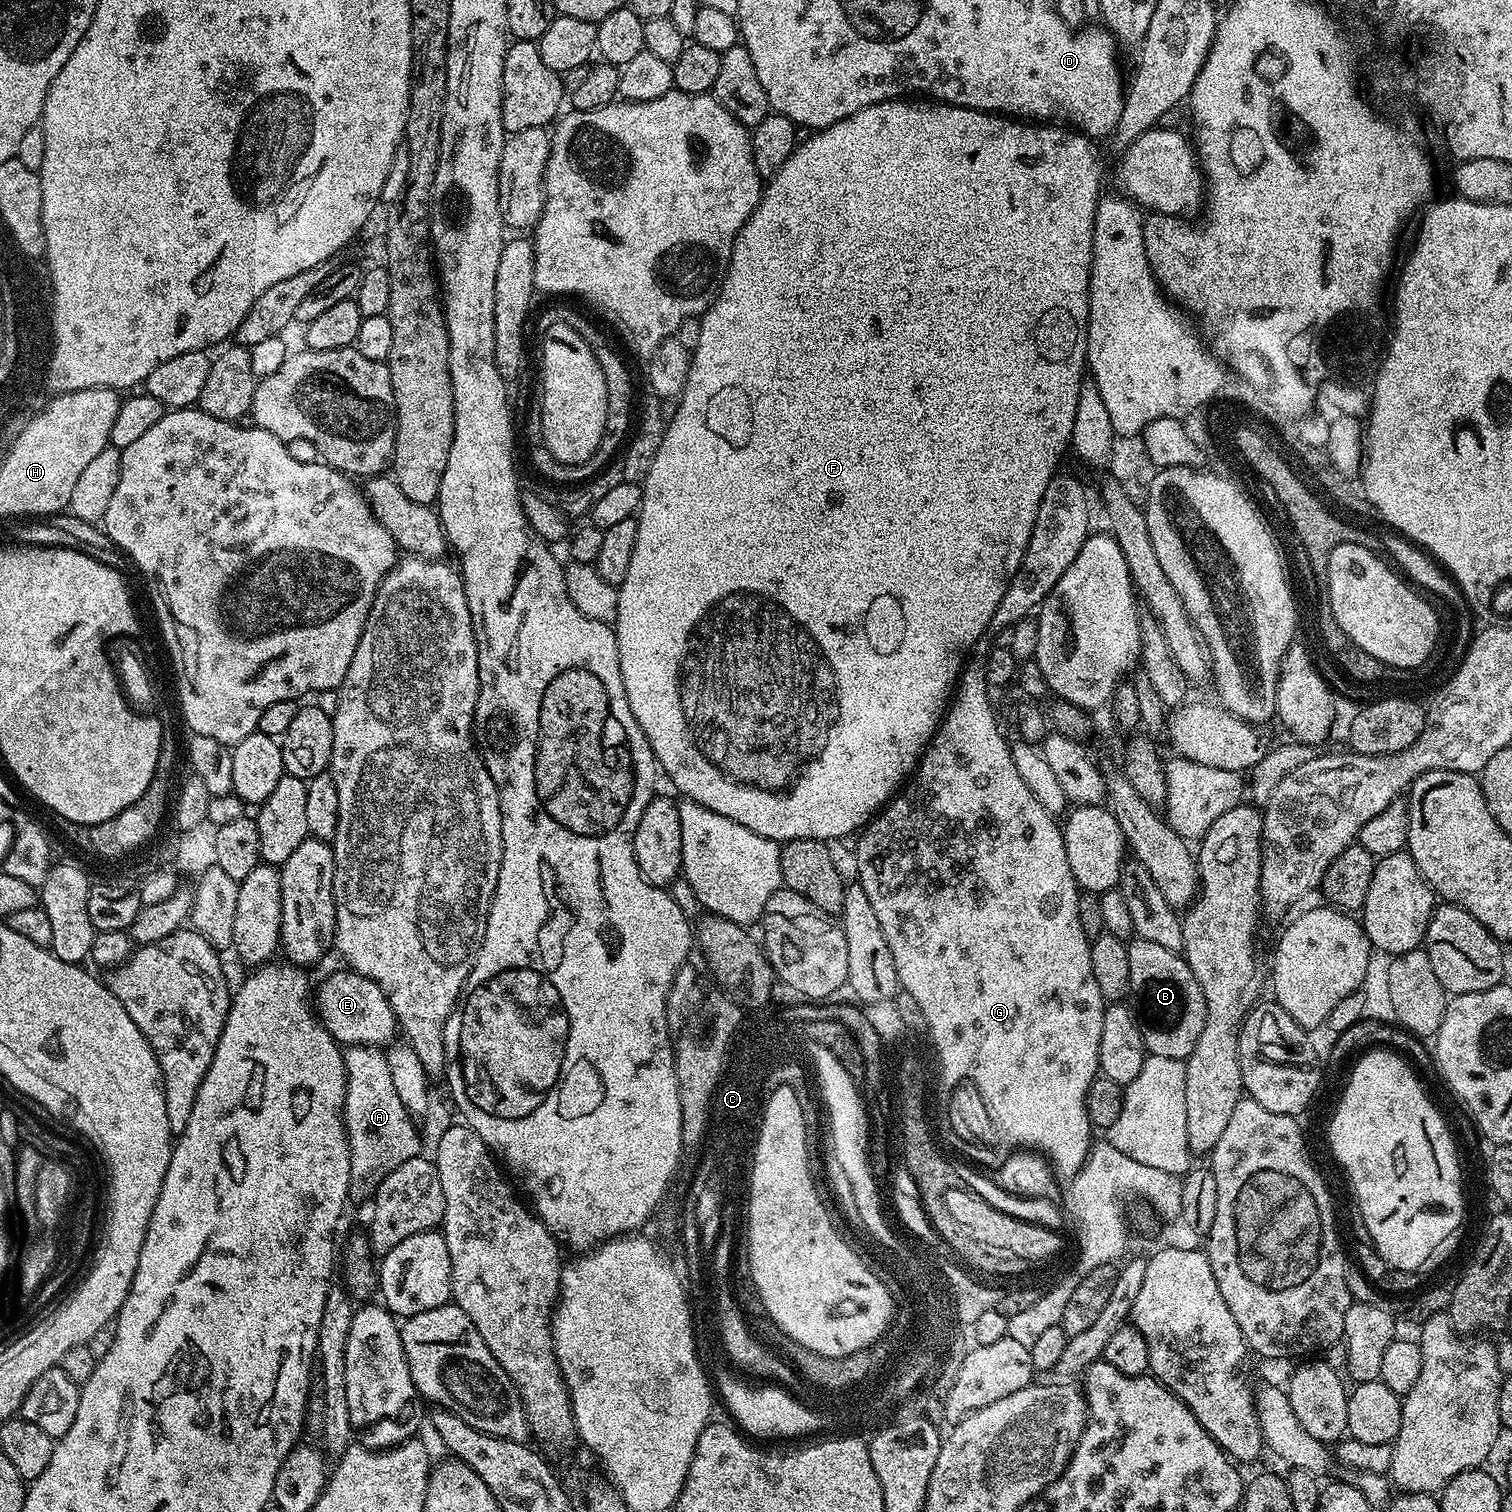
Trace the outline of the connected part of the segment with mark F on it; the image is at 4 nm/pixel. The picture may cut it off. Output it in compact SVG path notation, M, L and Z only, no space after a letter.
M897 98L897 99L895 99L895 100L884 100L884 101L882 101L882 102L881 102L881 103L880 103L880 104L871 104L871 105L870 105L870 106L866 106L866 107L865 107L865 108L860 108L860 109L858 109L858 111L857 111L857 112L855 112L855 113L854 113L854 114L850 114L850 115L849 115L849 116L847 116L847 117L846 117L846 118L842 118L842 119L841 119L841 120L839 120L839 121L838 121L838 122L834 122L834 123L833 123L833 124L832 124L832 125L831 125L831 126L830 126L830 127L829 127L829 128L822 128L822 129L819 129L819 130L816 130L816 131L813 131L813 132L812 132L812 133L811 133L811 135L809 135L809 136L812 136L812 137L810 137L810 138L809 138L809 140L804 140L804 139L801 139L801 140L800 140L800 141L799 141L799 143L797 143L797 145L796 145L796 149L795 149L795 150L793 150L793 151L792 151L792 153L791 153L791 154L790 154L790 158L786 158L786 162L784 162L784 163L783 163L783 164L782 164L782 166L781 166L781 167L780 167L780 168L779 168L779 169L778 169L778 171L776 171L776 172L775 172L775 173L774 173L774 175L772 175L772 177L771 177L771 178L770 178L770 179L769 179L769 180L768 180L768 181L767 181L767 184L766 184L766 187L765 187L765 188L764 188L764 189L763 189L763 192L762 192L762 195L761 195L761 197L760 197L760 201L759 201L759 202L758 202L758 206L757 206L757 207L756 207L756 209L755 209L755 210L754 210L754 214L750 214L750 218L749 218L749 219L748 219L748 221L747 221L747 222L746 222L746 223L744 223L744 225L743 225L743 226L742 226L742 230L741 230L741 231L740 231L740 233L739 233L739 234L737 234L737 235L736 235L736 241L735 241L735 242L734 242L734 246L733 246L733 247L732 247L732 257L731 257L731 258L730 258L730 266L729 266L729 267L728 267L728 272L727 272L727 274L725 274L725 276L724 276L724 284L723 284L723 286L722 286L722 287L720 287L720 292L719 292L719 293L718 293L718 294L717 294L717 296L716 296L716 300L715 300L715 302L714 302L714 303L713 303L713 304L711 304L711 305L710 305L710 307L709 307L709 308L708 308L708 311L707 311L707 312L705 312L705 313L704 313L704 315L703 315L703 316L701 316L701 317L700 317L700 329L699 329L699 330L698 330L698 342L697 342L697 343L696 343L696 346L695 346L695 348L693 348L693 349L691 349L691 354L692 354L692 365L691 365L691 366L690 366L690 374L689 374L689 375L688 375L688 377L687 377L687 378L686 378L686 386L685 386L685 387L684 387L684 391L683 391L683 392L681 392L681 393L680 393L680 395L679 395L679 397L678 397L678 403L680 403L680 405L678 405L678 406L677 406L677 408L676 408L676 413L674 413L674 414L673 414L673 416L672 416L672 413L671 413L671 416L670 416L670 419L669 419L669 420L668 420L668 421L667 421L667 428L666 428L666 430L665 430L665 436L664 436L664 437L662 437L662 438L661 438L661 446L660 446L660 448L658 448L658 452L657 452L657 454L656 454L656 456L654 456L654 460L653 460L653 465L652 465L652 466L650 466L650 470L649 470L649 472L648 472L648 473L647 473L647 474L646 474L646 476L645 476L645 477L644 477L644 479L643 479L643 481L642 481L642 487L643 487L643 492L642 492L642 494L641 494L641 502L640 502L640 509L639 509L639 511L638 511L638 515L637 515L637 516L636 516L636 517L635 517L635 521L636 521L636 541L635 541L635 542L634 542L634 554L630 554L630 570L626 570L626 578L625 578L625 579L624 579L624 581L623 581L623 582L621 582L621 583L620 583L620 584L619 584L619 585L618 585L618 610L617 610L617 611L616 611L616 618L615 618L615 621L614 621L614 631L615 631L615 633L616 633L616 645L617 645L617 646L618 646L618 662L619 662L619 663L620 663L620 669L621 669L621 670L622 670L622 686L626 686L626 698L627 698L627 699L628 699L628 701L629 701L629 702L630 702L630 710L631 710L631 711L632 711L632 713L633 713L633 714L634 714L634 718L635 718L635 719L636 719L636 721L637 721L637 722L638 722L638 726L642 726L642 734L646 734L646 738L647 738L647 739L648 739L648 741L649 741L649 742L650 742L650 746L651 746L651 747L652 747L652 749L653 749L653 750L654 750L654 754L655 754L655 755L656 755L656 762L657 762L657 765L658 765L658 768L659 768L659 771L660 771L660 772L661 772L661 773L663 773L663 775L664 775L664 772L665 772L665 774L666 774L666 775L668 775L668 780L669 780L669 782L670 782L670 783L672 783L672 784L673 784L673 786L674 786L674 787L676 787L676 788L677 788L677 790L678 790L678 791L680 791L680 792L681 792L681 793L680 793L680 794L679 794L679 795L680 795L680 796L681 796L681 797L684 797L684 798L687 798L687 799L690 799L690 800L693 800L693 801L694 801L694 802L698 802L698 803L699 803L699 804L701 804L701 806L703 806L703 807L704 807L704 808L705 808L705 809L706 809L706 810L710 810L710 811L711 811L711 812L713 812L713 813L714 813L714 814L722 814L722 818L730 818L730 819L731 819L731 820L733 820L733 821L734 821L734 822L738 822L738 823L739 823L739 824L741 824L741 825L742 825L742 826L746 826L746 827L747 827L747 828L749 828L749 829L750 829L750 830L754 830L754 834L762 834L762 835L763 835L763 836L765 836L765 837L766 837L766 838L770 838L770 839L771 839L771 840L774 840L774 841L777 841L777 842L787 842L787 841L790 841L790 840L822 840L822 841L825 841L825 842L833 842L833 841L832 841L832 840L836 840L836 839L838 839L838 838L839 838L839 836L848 836L848 835L850 835L850 834L851 834L851 832L853 832L853 834L856 834L856 833L859 833L859 832L860 832L860 831L861 831L861 829L863 829L863 828L864 828L864 827L865 827L865 825L867 825L867 824L868 824L868 823L869 823L869 821L871 821L871 820L872 820L872 819L873 819L873 817L875 817L875 816L876 816L876 815L877 815L877 813L879 813L879 812L880 812L880 811L881 811L881 809L883 809L883 808L884 808L884 807L885 807L885 805L887 805L887 804L888 804L888 803L889 803L889 801L891 801L891 800L892 800L892 799L893 799L893 796L894 796L894 793L895 793L895 792L896 792L896 791L897 791L897 789L899 789L899 788L900 788L900 787L901 787L901 785L903 785L903 784L904 784L904 783L905 783L905 781L907 781L907 780L908 780L908 779L909 779L909 777L911 777L911 776L912 776L912 775L913 775L913 773L915 773L915 770L916 770L916 766L917 766L917 764L919 764L919 763L920 763L920 761L921 761L921 759L922 759L922 757L923 757L923 755L924 755L924 753L925 753L925 751L926 751L926 749L927 749L927 747L928 747L928 745L929 745L929 744L931 744L931 743L932 743L932 737L933 737L933 736L935 736L935 734L936 734L936 730L937 730L937 728L939 728L939 727L940 727L940 725L941 725L941 723L942 723L942 721L943 721L943 718L944 718L944 714L945 714L945 711L946 711L946 709L947 709L947 707L948 707L948 705L949 705L949 703L950 703L950 701L951 701L951 699L952 699L952 697L953 697L953 695L954 695L954 689L955 689L955 688L956 688L956 687L957 687L957 684L958 684L958 681L959 681L959 678L960 678L960 673L961 673L961 671L962 671L962 669L963 669L963 666L964 666L964 662L965 662L965 660L966 660L966 658L967 658L967 656L968 656L968 651L969 651L969 650L970 650L970 648L971 648L971 646L973 646L973 644L974 644L974 642L977 642L977 640L978 640L978 638L979 638L979 635L980 635L980 634L982 634L982 632L983 632L983 631L984 631L984 630L986 630L986 628L987 628L987 627L988 627L988 625L989 625L989 624L990 624L990 618L992 618L992 617L993 617L993 615L994 615L994 610L996 610L996 609L997 609L997 608L998 608L998 604L999 604L999 602L1001 602L1001 601L1002 601L1002 596L1003 596L1003 594L1005 594L1005 592L1006 592L1006 588L1007 588L1007 584L1008 584L1008 583L1009 583L1009 582L1010 582L1010 581L1011 581L1011 579L1012 579L1012 578L1014 578L1014 574L1015 574L1015 572L1016 572L1016 571L1018 571L1018 569L1019 569L1019 566L1020 566L1020 564L1021 564L1021 563L1022 563L1022 562L1023 562L1023 556L1024 556L1024 552L1025 552L1025 551L1026 551L1026 550L1027 550L1027 543L1028 543L1028 542L1030 542L1030 536L1031 536L1031 531L1032 531L1032 530L1034 530L1034 522L1035 522L1035 516L1036 516L1036 515L1037 515L1037 514L1038 514L1038 508L1039 508L1039 503L1040 503L1040 502L1042 502L1042 496L1043 496L1043 495L1044 495L1044 494L1046 494L1046 486L1049 486L1049 484L1050 484L1050 480L1051 480L1051 478L1052 478L1052 476L1055 476L1055 474L1057 474L1057 472L1058 472L1058 467L1056 467L1056 463L1058 463L1058 462L1059 462L1059 460L1060 460L1060 459L1062 459L1062 458L1063 458L1063 456L1064 456L1064 451L1066 451L1066 452L1068 452L1068 451L1069 451L1069 448L1070 448L1070 441L1071 441L1071 438L1072 438L1072 431L1073 431L1073 430L1074 430L1074 416L1075 416L1075 411L1076 411L1076 409L1077 409L1077 405L1078 405L1078 396L1079 396L1079 388L1080 388L1080 387L1081 387L1081 386L1082 386L1082 384L1083 384L1083 382L1084 382L1084 380L1085 380L1085 379L1086 379L1086 361L1087 361L1087 359L1088 359L1088 283L1089 283L1089 282L1090 282L1090 278L1091 278L1091 277L1092 277L1092 243L1093 243L1093 242L1094 242L1094 214L1095 214L1095 213L1096 213L1096 207L1097 207L1097 206L1098 206L1098 202L1099 202L1099 201L1100 201L1100 199L1102 199L1102 191L1101 191L1101 192L1100 192L1100 179L1102 179L1102 178L1103 178L1103 176L1104 176L1104 168L1103 168L1103 166L1102 166L1102 165L1100 165L1100 156L1099 156L1099 154L1098 154L1098 153L1096 153L1096 148L1095 148L1095 146L1094 146L1094 145L1092 145L1092 144L1095 144L1095 143L1093 143L1093 141L1092 141L1092 140L1091 140L1091 139L1089 139L1089 137L1087 137L1087 136L1085 136L1085 135L1083 135L1083 134L1081 134L1081 133L1079 133L1079 132L1077 132L1077 131L1075 131L1075 130L1069 130L1069 129L1068 129L1068 128L1067 128L1067 127L1064 127L1064 126L1041 126L1041 125L1040 125L1040 124L1039 124L1039 123L1036 123L1036 122L1021 122L1021 121L1020 121L1020 120L1019 120L1019 119L1016 119L1016 118L1005 118L1005 117L1004 117L1004 116L1003 116L1003 115L1000 115L1000 114L993 114L993 113L991 113L991 112L979 112L979 111L978 111L978 110L977 110L977 109L976 109L976 108L959 108L959 107L958 107L958 105L956 105L956 104L945 104L945 103L943 103L943 102L924 102L924 103L928 103L928 104L911 104L911 102L910 102L910 101L911 101L911 99L908 99L908 98Z

